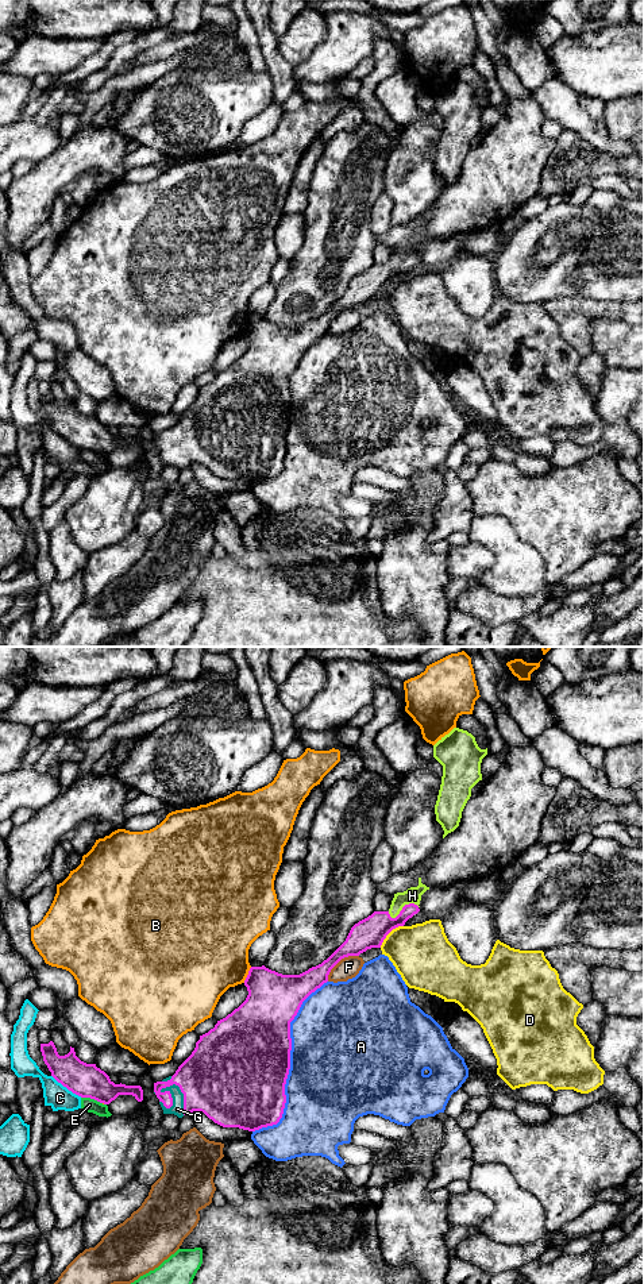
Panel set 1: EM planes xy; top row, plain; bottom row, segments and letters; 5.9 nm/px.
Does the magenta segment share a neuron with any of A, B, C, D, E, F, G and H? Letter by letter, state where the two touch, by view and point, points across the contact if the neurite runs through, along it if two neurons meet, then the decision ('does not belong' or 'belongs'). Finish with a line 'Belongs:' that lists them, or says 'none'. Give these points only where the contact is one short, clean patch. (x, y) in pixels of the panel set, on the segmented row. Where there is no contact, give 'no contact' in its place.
A: xy (289, 1063) | does not belong
B: xy (247, 975) | does not belong
C: xy (66, 1087) | does not belong
D: xy (389, 932) | along xy (403, 925), (393, 929), (380, 947) | does not belong
E: xy (92, 1098) | does not belong
F: xy (339, 960) | does not belong
G: xy (181, 1091) | belongs
H: xy (403, 907) | across xy (370, 932), (392, 920), (403, 907), (412, 895) | belongs
Belongs: G, H

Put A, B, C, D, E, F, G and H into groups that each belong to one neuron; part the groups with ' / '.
A / B / C / D / E / F / G H

